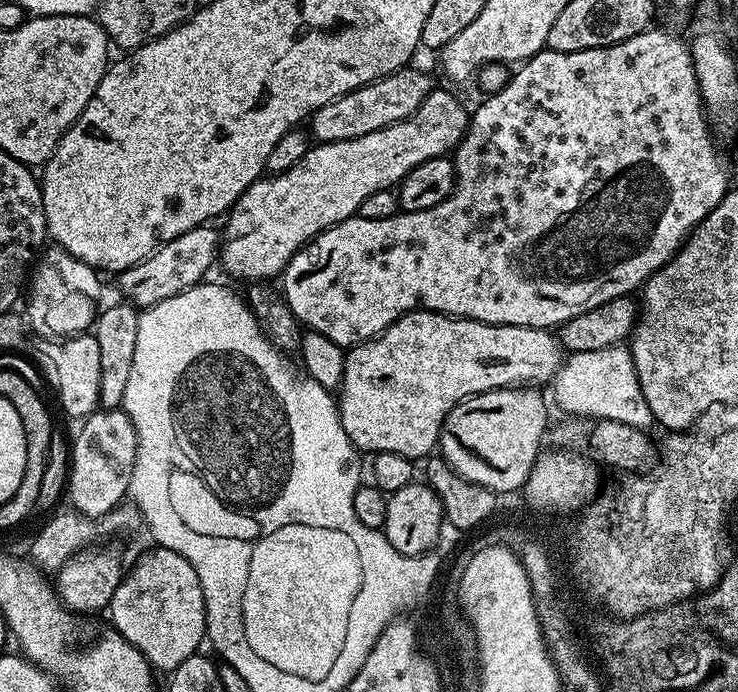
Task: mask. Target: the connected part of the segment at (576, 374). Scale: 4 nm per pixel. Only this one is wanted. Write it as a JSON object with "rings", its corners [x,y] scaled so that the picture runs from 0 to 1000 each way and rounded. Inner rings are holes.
{"rings":[[[844,499],[768,513],[749,545],[749,558],[749,582],[753,581],[759,591],[780,600],[776,603],[837,608],[869,621],[885,614],[883,594],[870,569],[856,510]]]}

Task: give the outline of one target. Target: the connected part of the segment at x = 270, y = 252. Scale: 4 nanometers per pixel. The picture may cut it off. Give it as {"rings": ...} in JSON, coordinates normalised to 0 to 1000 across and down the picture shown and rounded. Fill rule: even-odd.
{"rings":[[[591,124],[566,153],[564,163],[545,176],[530,179],[518,188],[507,188],[501,194],[491,194],[485,199],[446,208],[430,207],[419,212],[405,237],[390,249],[354,254],[314,296],[302,319],[305,324],[304,329],[301,328],[295,366],[297,386],[304,386],[312,397],[321,399],[325,405],[336,405],[335,408],[363,408],[367,406],[367,399],[378,400],[393,373],[398,373],[407,358],[427,347],[432,335],[440,335],[458,321],[484,311],[491,292],[501,280],[535,273],[542,262],[550,257],[550,251],[572,240],[572,234],[607,225],[623,210],[623,201],[634,188],[636,172],[636,158],[629,158],[627,147],[615,134]]]}

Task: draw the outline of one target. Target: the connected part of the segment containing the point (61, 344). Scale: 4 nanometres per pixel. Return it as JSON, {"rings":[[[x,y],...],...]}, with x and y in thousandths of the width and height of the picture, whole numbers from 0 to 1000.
{"rings":[[[110,483],[91,488],[60,488],[54,496],[53,530],[70,561],[76,559],[76,578],[92,601],[112,604],[131,594],[138,558],[138,512],[129,484]]]}

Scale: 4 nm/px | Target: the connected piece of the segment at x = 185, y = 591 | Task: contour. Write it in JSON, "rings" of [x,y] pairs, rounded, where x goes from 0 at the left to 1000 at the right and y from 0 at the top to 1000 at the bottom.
{"rings":[[[206,789],[179,821],[175,819],[161,847],[156,850],[154,863],[146,877],[148,887],[159,913],[187,936],[209,964],[222,970],[222,974],[230,974],[252,951],[264,947],[280,918],[278,864],[274,863],[272,841],[268,840],[263,818],[244,801],[215,789]]]}

